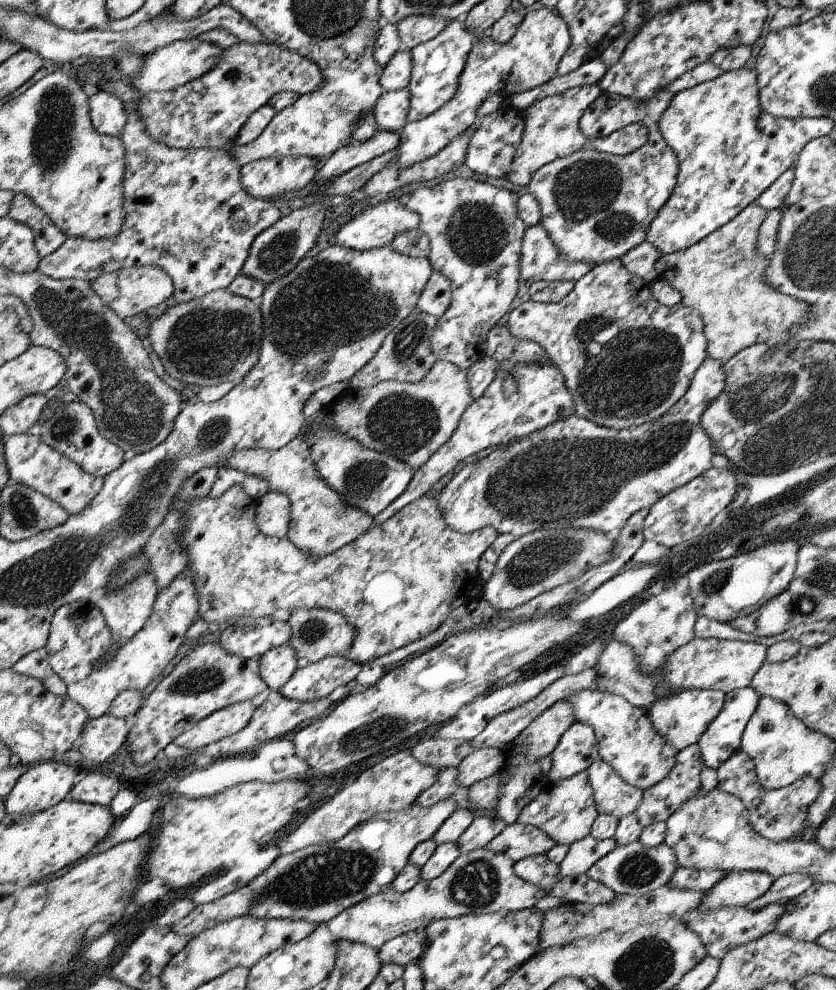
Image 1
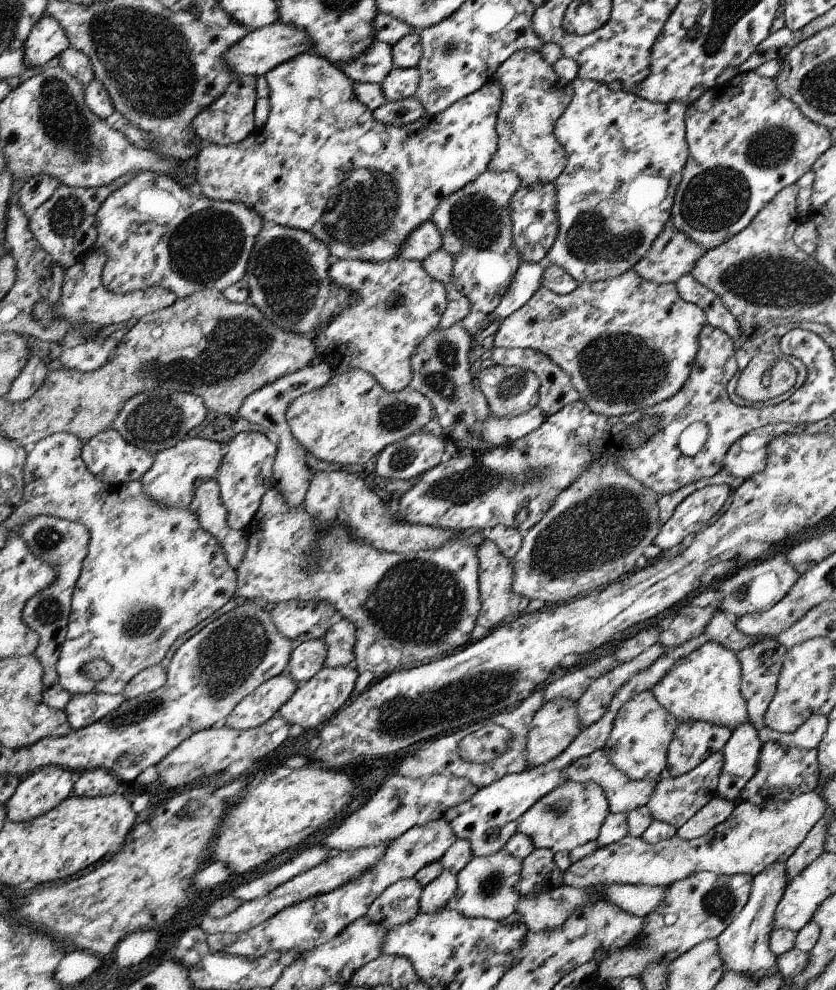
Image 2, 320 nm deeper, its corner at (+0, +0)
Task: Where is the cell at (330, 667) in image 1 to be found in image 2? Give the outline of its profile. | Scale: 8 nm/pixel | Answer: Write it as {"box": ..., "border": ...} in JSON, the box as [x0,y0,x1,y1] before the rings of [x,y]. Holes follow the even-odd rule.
{"box":[278,665,358,730],"border":[[[325,665],[307,683],[300,684],[291,700],[280,708],[278,715],[284,717],[292,725],[302,726],[304,730],[316,728],[318,724],[324,724],[326,720],[330,720],[346,704],[346,700],[350,698],[354,690],[356,678],[358,678],[358,672],[352,668],[337,669]]]}

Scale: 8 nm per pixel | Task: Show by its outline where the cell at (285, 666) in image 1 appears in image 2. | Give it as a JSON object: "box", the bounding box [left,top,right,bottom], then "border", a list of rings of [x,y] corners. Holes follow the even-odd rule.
{"box":[286,638,327,684],"border":[[[323,638],[304,641],[292,653],[286,673],[298,684],[307,683],[326,665],[327,648]]]}

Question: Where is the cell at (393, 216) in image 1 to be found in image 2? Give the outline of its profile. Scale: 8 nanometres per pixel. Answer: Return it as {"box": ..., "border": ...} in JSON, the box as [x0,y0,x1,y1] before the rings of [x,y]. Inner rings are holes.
{"box":[400,221,443,261],"border":[[[426,221],[420,225],[411,237],[403,244],[403,252],[400,257],[403,259],[412,259],[424,261],[435,253],[437,250],[443,248],[443,233],[435,222]]]}

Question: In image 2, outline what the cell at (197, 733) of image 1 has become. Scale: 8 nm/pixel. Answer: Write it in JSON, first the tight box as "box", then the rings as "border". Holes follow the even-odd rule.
{"box":[225,672,300,731],"border":[[[286,672],[272,677],[236,705],[227,716],[225,726],[243,731],[263,725],[278,715],[299,687],[300,684]]]}

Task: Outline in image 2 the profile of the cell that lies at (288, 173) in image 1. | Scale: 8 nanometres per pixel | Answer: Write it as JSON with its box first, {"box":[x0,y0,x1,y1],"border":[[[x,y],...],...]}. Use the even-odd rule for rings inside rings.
{"box":[196,52,504,263],"border":[[[306,52],[299,54],[269,70],[265,75],[269,84],[268,100],[270,112],[266,124],[260,129],[256,128],[250,137],[242,142],[230,143],[229,145],[203,144],[199,150],[196,180],[200,185],[201,192],[206,198],[231,203],[242,203],[250,207],[262,218],[264,222],[276,223],[283,227],[300,229],[312,233],[317,239],[325,242],[331,248],[334,259],[360,259],[373,263],[388,262],[400,257],[403,252],[403,244],[408,237],[434,217],[435,210],[443,204],[451,194],[458,193],[464,186],[474,182],[482,173],[490,169],[490,162],[498,152],[498,114],[503,104],[504,90],[496,82],[490,82],[482,89],[467,97],[456,101],[442,113],[435,115],[422,115],[416,122],[407,125],[387,125],[376,119],[371,111],[355,95],[355,85],[337,66],[318,53]]]}

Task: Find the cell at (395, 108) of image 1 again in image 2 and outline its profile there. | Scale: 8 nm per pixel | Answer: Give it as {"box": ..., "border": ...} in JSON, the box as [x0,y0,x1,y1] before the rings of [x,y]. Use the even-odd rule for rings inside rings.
{"box":[381,67,420,102],"border":[[[417,67],[392,69],[381,84],[386,100],[394,102],[411,97],[419,89],[420,79]]]}

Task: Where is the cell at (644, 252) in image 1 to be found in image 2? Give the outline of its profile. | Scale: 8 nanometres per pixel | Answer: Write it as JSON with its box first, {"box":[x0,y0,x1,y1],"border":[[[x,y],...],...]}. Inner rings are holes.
{"box":[633,224,708,284],"border":[[[668,224],[660,238],[656,238],[656,246],[646,252],[648,258],[638,262],[633,269],[647,281],[656,284],[679,281],[684,275],[690,275],[696,262],[708,252],[700,243],[693,241],[684,231]]]}

